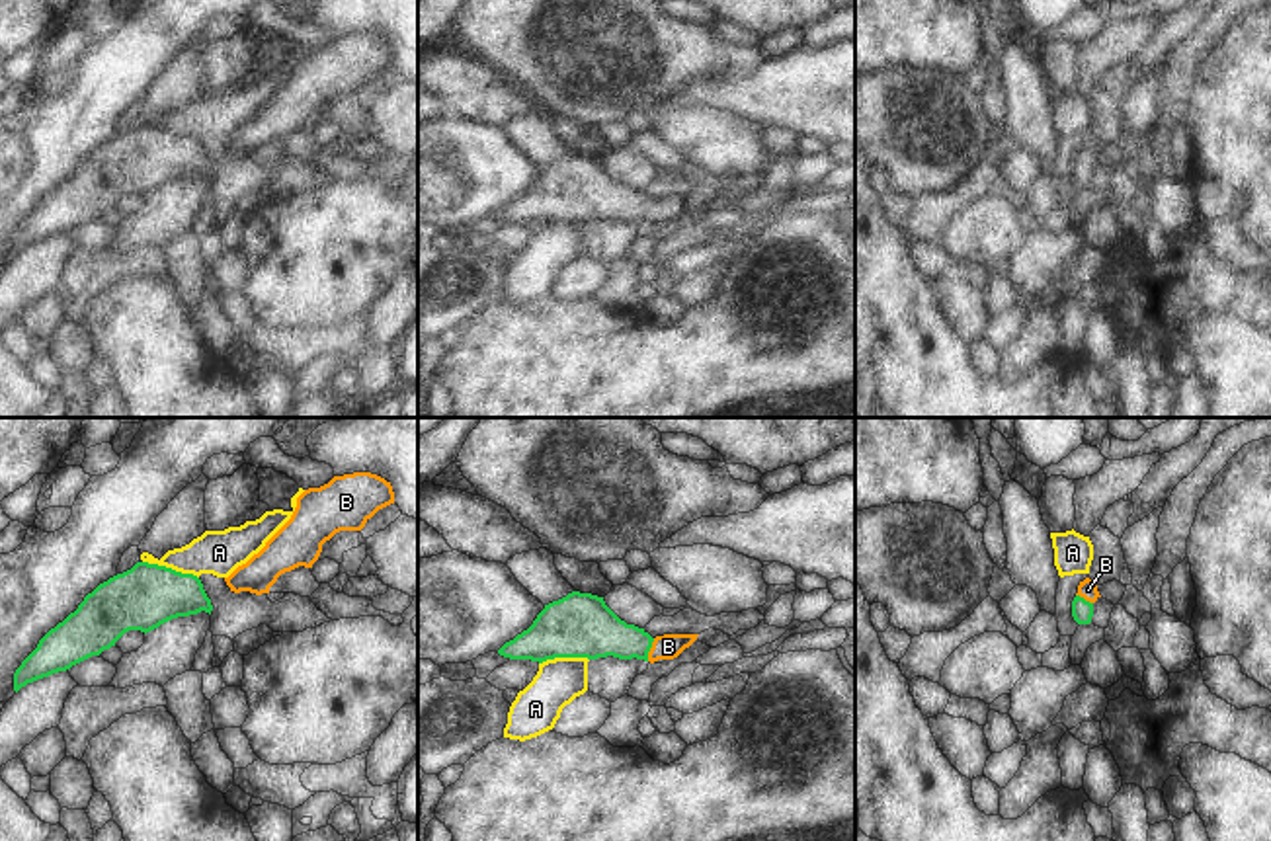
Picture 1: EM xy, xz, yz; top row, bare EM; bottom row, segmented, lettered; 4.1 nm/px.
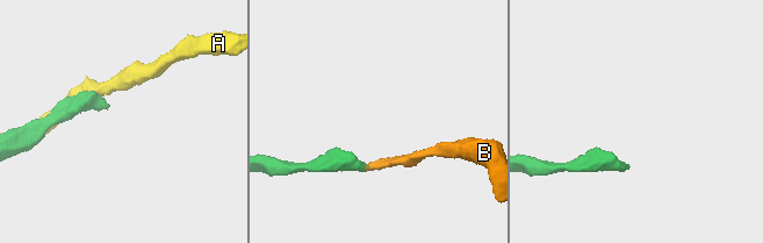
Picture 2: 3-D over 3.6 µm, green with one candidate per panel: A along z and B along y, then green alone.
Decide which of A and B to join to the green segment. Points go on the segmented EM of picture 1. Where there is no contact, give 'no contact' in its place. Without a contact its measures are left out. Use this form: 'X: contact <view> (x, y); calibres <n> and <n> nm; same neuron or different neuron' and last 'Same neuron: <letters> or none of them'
A: contact xy (170, 568); calibres 260 and 190 nm; different neuron
B: contact xz (649, 650); calibres 220 and 110 nm; same neuron
Same neuron: B

